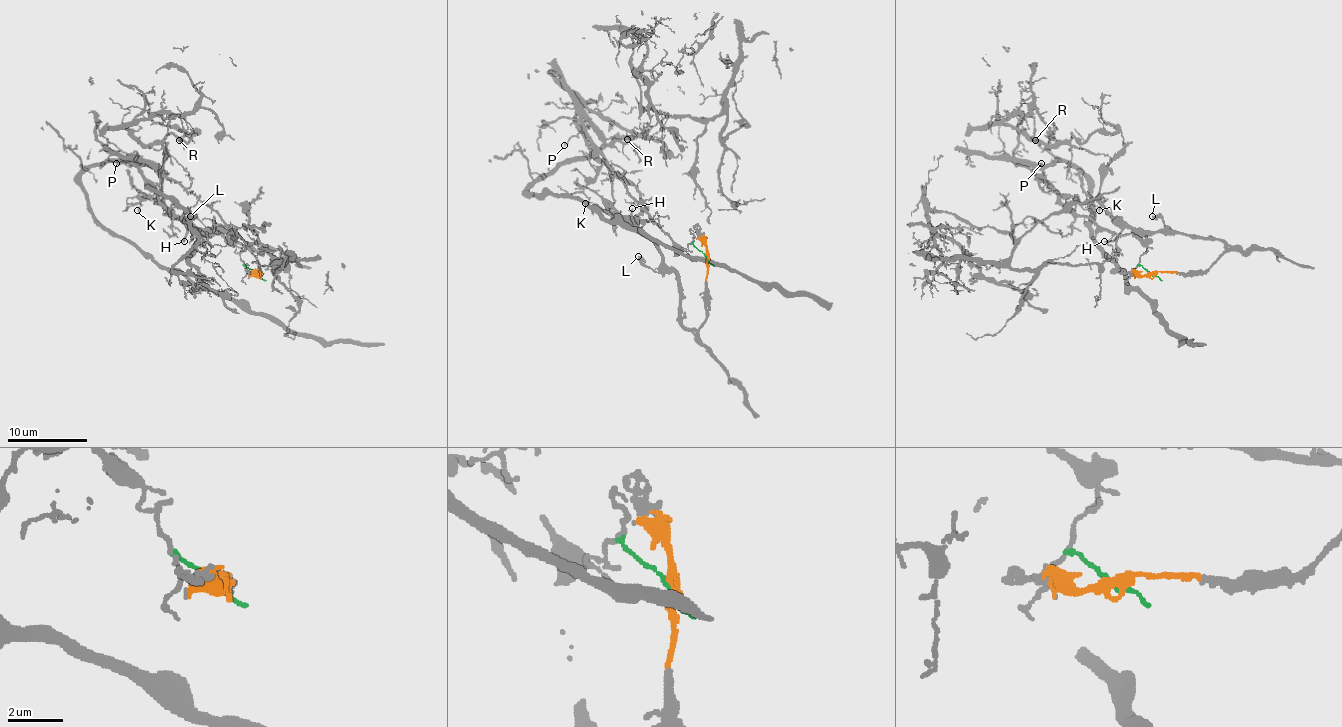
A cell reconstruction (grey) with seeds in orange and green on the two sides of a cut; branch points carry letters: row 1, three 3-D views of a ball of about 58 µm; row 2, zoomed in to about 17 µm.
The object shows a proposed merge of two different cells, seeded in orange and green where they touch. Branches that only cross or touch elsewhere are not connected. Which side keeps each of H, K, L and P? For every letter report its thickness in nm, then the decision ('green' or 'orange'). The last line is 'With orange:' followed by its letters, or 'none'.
H: 150 nm thick; orange
K: 120 nm thick; green
L: 340 nm thick; orange
P: 120 nm thick; green
With orange: H, L

